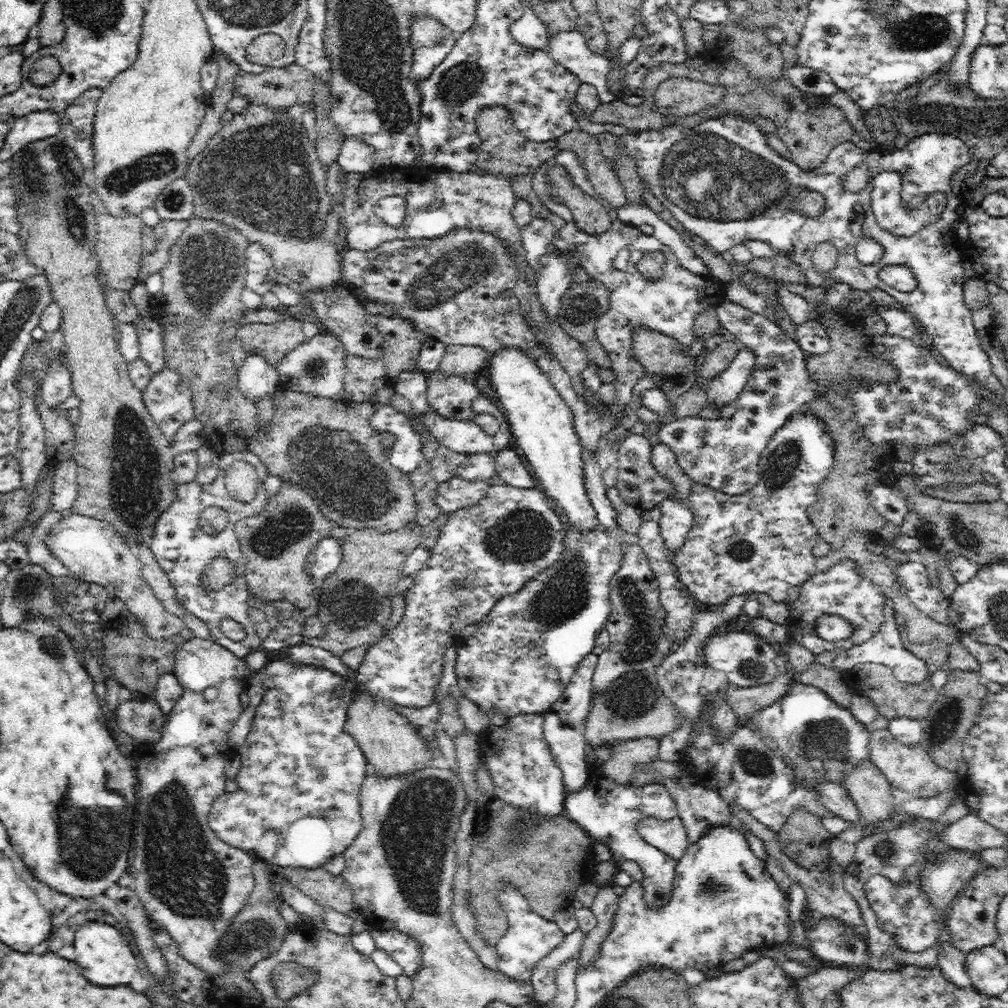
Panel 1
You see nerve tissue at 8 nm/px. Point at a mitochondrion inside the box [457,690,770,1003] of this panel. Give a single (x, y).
(514, 834)

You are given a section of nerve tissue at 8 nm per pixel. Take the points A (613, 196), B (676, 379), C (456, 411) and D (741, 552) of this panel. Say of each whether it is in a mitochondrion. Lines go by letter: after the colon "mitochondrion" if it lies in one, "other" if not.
A: other
B: other
C: other
D: mitochondrion

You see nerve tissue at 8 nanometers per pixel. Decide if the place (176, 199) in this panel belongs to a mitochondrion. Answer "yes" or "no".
yes

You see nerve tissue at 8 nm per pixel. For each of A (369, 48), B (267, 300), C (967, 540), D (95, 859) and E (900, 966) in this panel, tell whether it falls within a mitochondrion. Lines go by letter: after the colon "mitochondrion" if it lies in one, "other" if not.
A: mitochondrion
B: other
C: mitochondrion
D: mitochondrion
E: other

